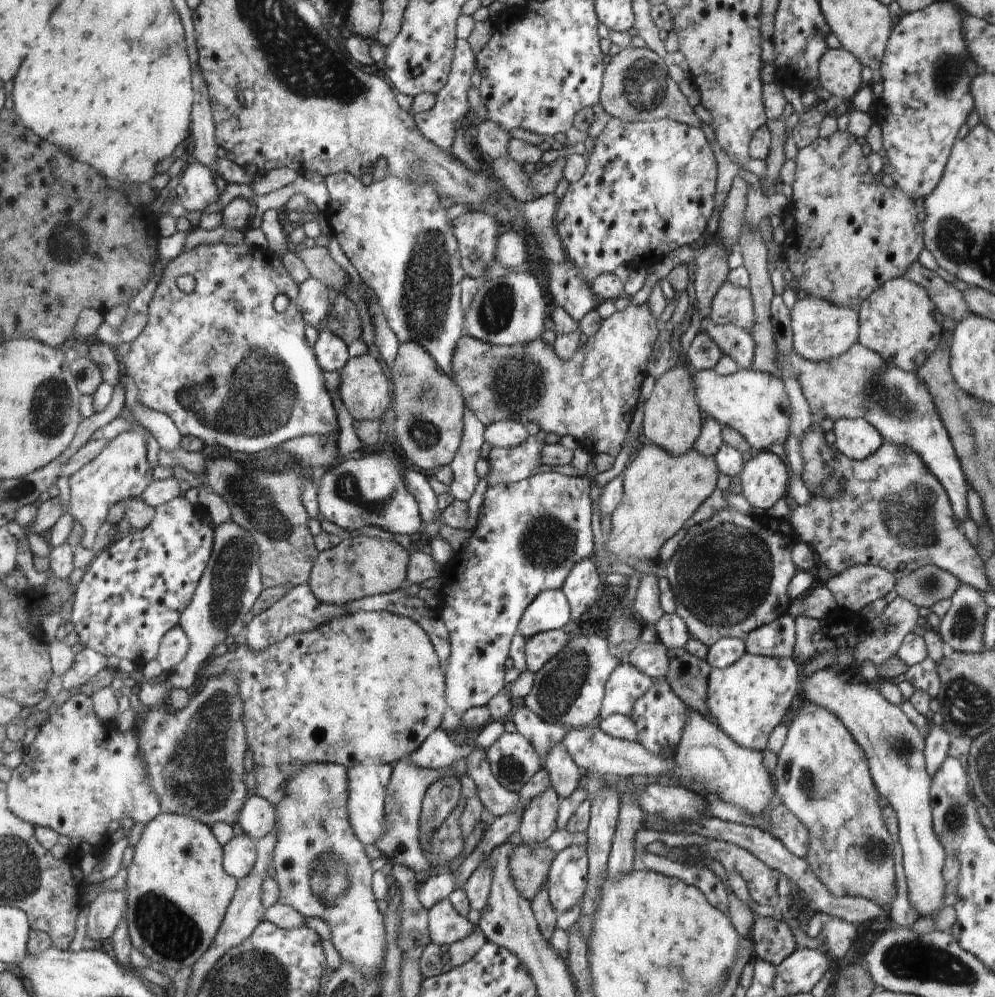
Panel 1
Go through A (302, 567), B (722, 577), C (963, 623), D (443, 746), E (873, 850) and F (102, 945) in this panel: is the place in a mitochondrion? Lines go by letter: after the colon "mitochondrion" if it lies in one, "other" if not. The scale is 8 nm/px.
A: other
B: mitochondrion
C: mitochondrion
D: other
E: mitochondrion
F: other

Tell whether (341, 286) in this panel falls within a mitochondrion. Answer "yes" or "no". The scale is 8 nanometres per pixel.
no

